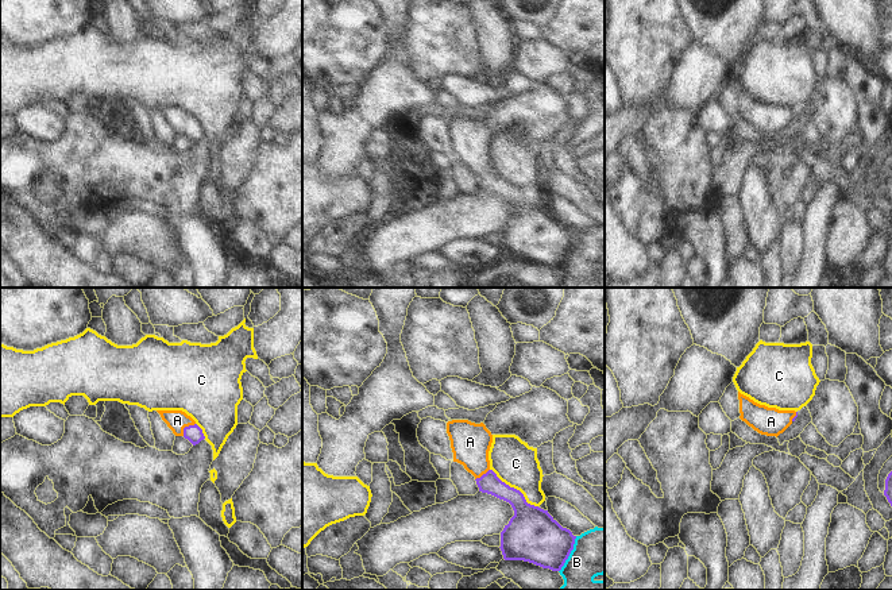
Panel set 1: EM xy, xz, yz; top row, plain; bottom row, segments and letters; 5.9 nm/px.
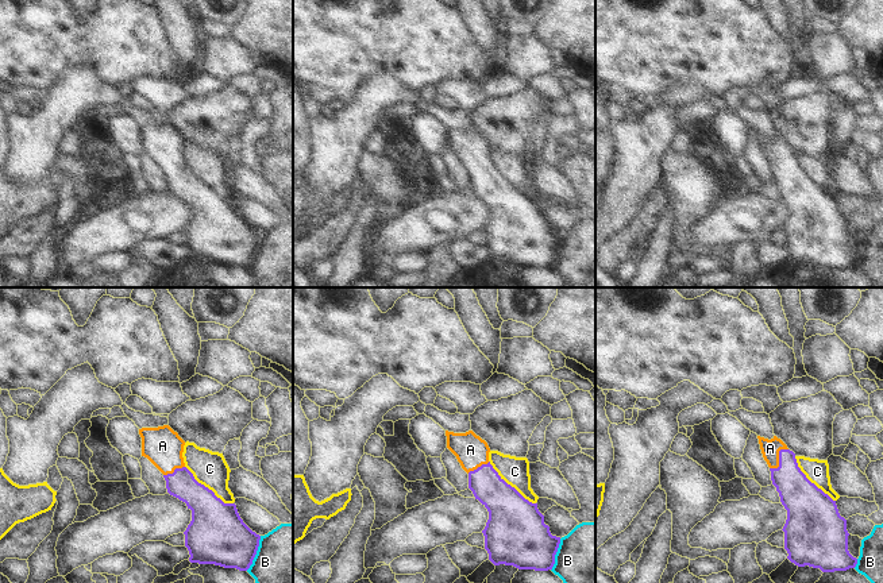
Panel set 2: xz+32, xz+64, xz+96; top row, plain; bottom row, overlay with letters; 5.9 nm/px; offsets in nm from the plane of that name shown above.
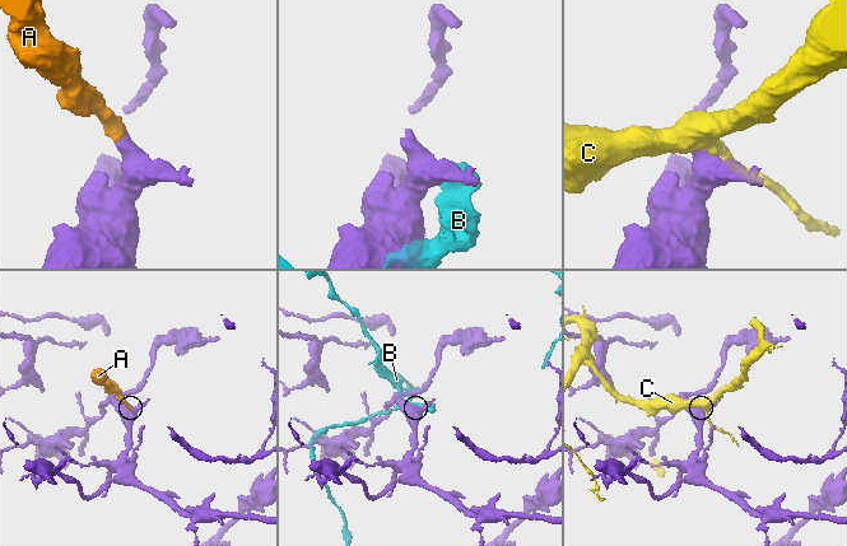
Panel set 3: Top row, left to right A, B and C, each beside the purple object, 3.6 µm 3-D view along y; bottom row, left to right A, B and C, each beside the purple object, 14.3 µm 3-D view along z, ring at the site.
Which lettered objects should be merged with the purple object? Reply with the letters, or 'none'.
A

